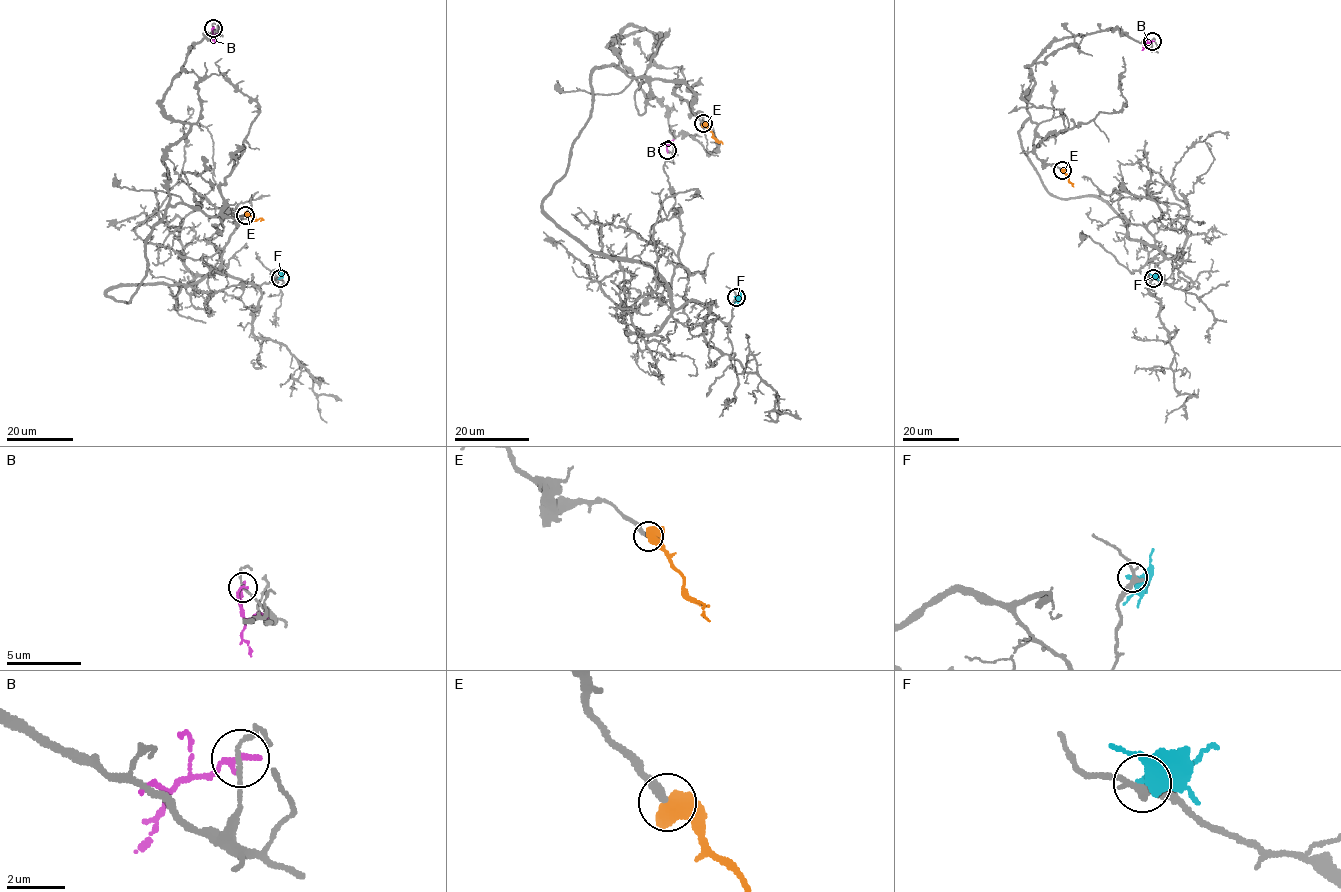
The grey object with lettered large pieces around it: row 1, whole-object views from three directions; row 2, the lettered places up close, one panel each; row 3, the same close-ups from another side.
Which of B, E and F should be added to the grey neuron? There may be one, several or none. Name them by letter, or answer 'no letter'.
E

